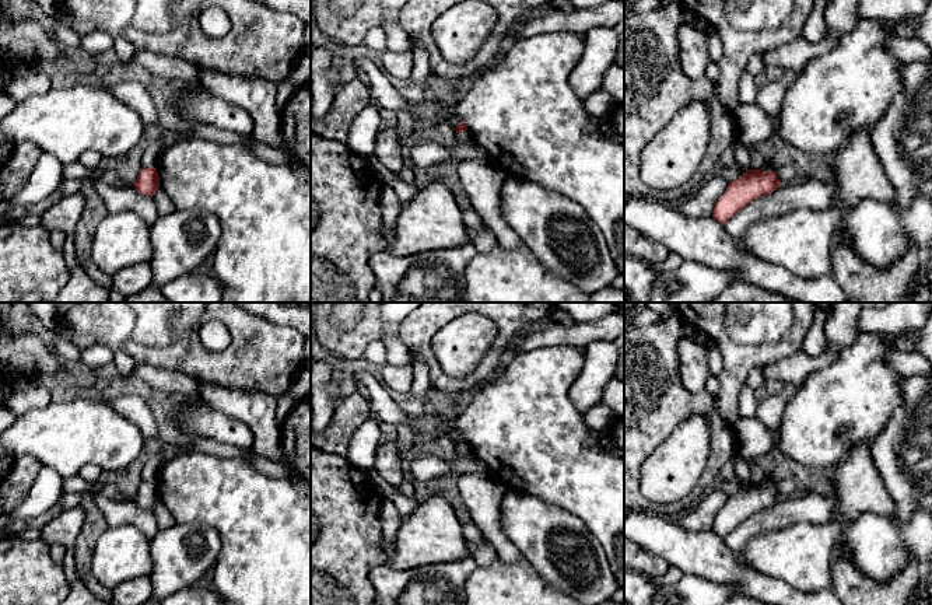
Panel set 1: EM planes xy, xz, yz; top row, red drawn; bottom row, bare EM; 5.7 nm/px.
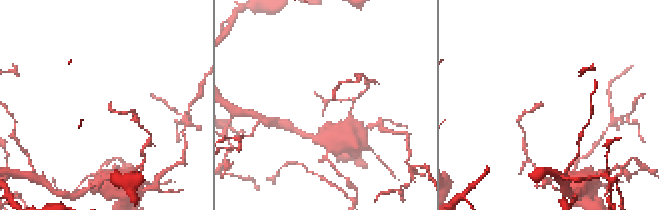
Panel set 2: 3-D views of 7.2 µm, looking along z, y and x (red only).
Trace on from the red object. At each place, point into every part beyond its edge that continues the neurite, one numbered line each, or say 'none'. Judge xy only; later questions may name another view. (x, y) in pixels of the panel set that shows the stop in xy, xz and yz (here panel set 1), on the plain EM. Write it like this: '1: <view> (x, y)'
none

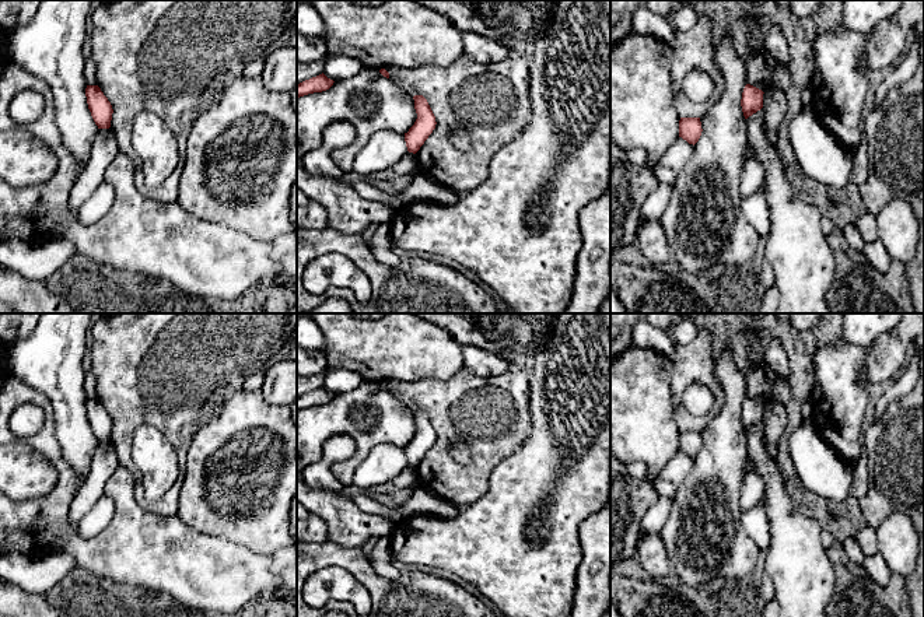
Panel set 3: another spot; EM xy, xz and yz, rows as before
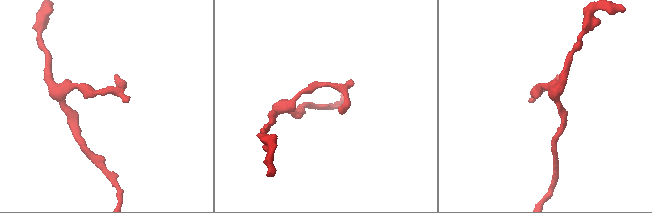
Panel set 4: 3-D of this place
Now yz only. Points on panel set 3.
none

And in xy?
none

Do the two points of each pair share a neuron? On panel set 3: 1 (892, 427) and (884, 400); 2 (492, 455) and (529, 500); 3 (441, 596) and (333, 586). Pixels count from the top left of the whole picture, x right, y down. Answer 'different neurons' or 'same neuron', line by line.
1: different neurons
2: different neurons
3: different neurons

